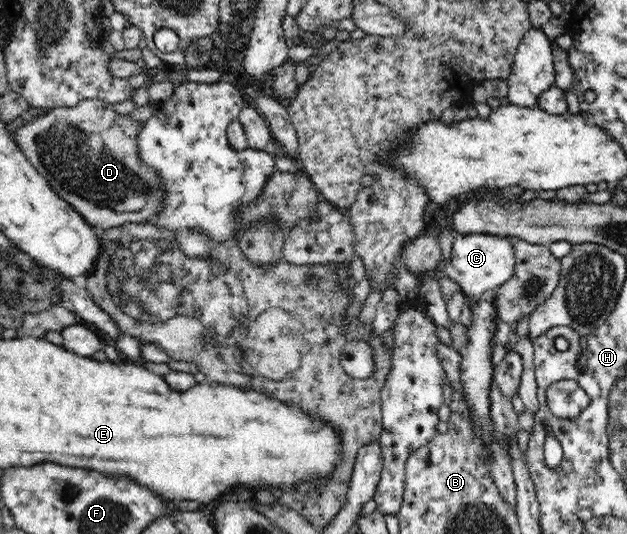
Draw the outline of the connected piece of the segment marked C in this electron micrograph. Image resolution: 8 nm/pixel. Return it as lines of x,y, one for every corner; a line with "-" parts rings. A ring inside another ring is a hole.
456,234
453,238
451,257
445,267
440,271
427,271
427,273
413,273
423,283
427,278
437,280
450,277
457,283
464,295
479,299
500,285
503,285
513,274
516,266
516,255
508,236
491,234

